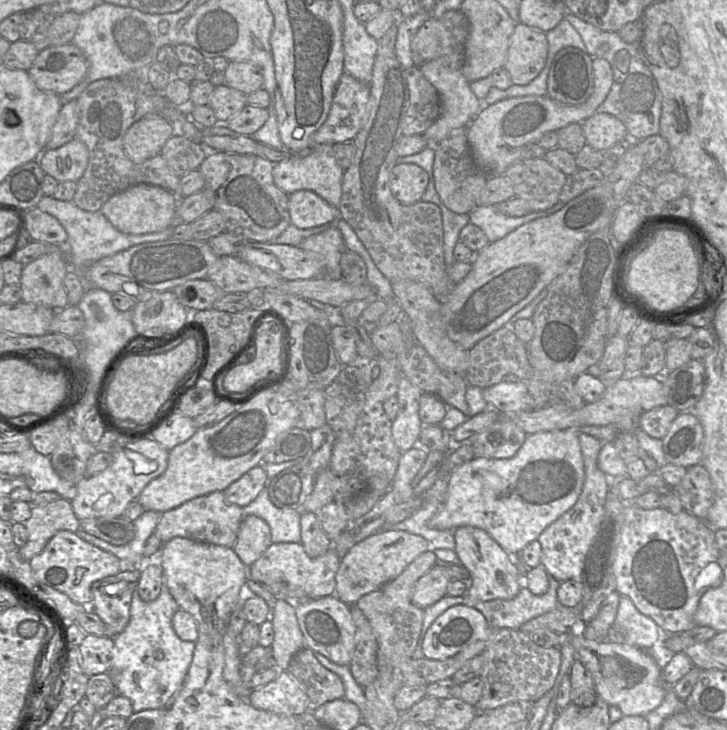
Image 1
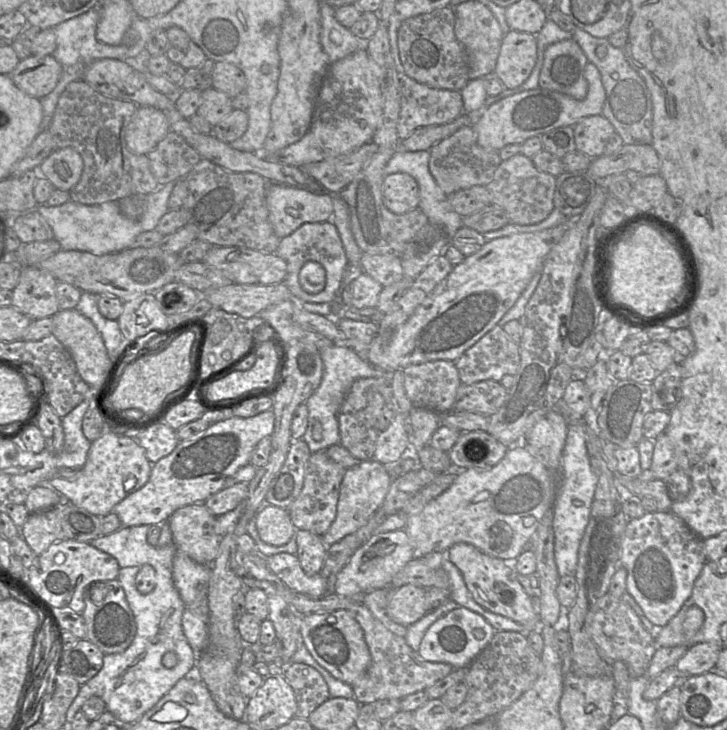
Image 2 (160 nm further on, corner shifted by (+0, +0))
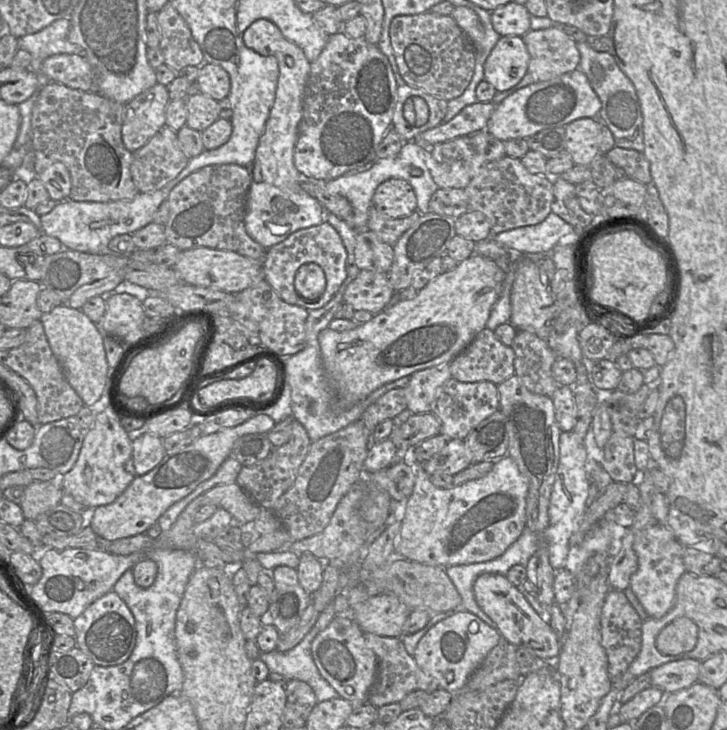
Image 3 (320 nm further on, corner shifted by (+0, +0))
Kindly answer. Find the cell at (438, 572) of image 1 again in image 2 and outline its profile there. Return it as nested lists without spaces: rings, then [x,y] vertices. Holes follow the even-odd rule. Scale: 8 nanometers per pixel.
[[[404,585],[392,590],[387,606],[387,614],[392,621],[409,627],[427,613],[425,588]]]

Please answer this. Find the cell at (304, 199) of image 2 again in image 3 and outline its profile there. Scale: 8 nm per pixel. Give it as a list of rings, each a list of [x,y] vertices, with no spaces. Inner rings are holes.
[[[268,19],[254,21],[245,30],[243,42],[246,47],[262,56],[275,56],[279,67],[275,101],[250,166],[251,184],[244,219],[248,235],[268,249],[297,230],[323,223],[324,207],[301,188],[300,175],[303,174],[294,165],[294,149],[299,135],[311,62],[303,50],[287,40],[278,26]]]

